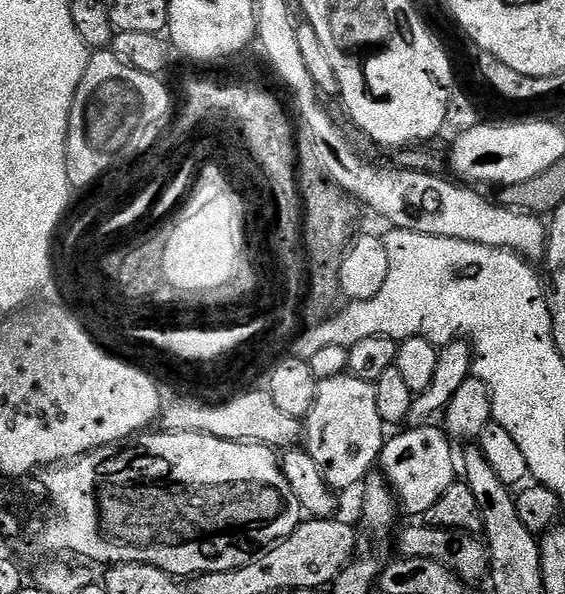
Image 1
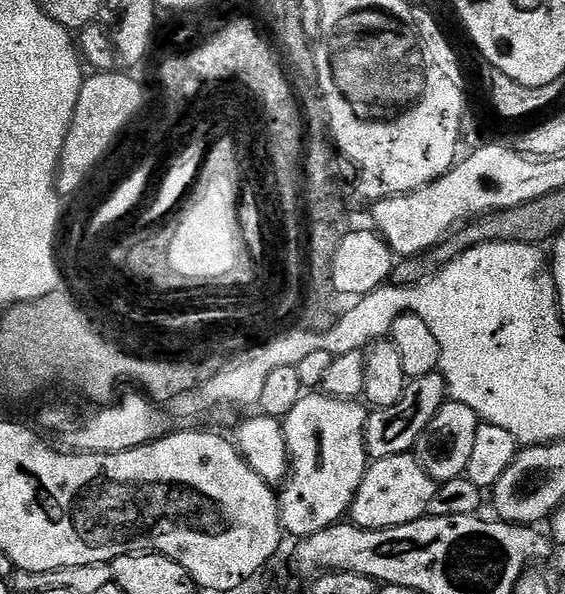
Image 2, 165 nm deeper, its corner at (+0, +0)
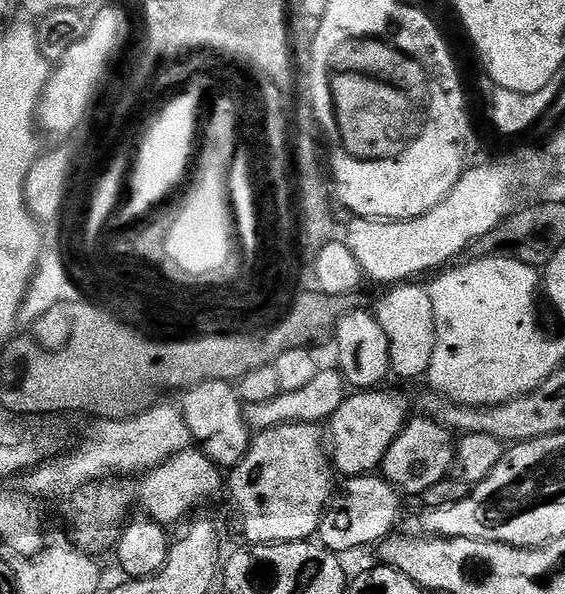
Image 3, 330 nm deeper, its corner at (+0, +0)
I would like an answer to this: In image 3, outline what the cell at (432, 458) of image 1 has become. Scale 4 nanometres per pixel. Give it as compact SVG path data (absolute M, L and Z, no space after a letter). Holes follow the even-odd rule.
M369 474L367 476L349 476L343 481L344 489L337 491L324 510L324 517L320 520L318 533L319 543L337 554L352 552L355 548L364 548L367 544L379 545L381 540L387 540L397 531L396 523L400 520L400 493L383 475Z

